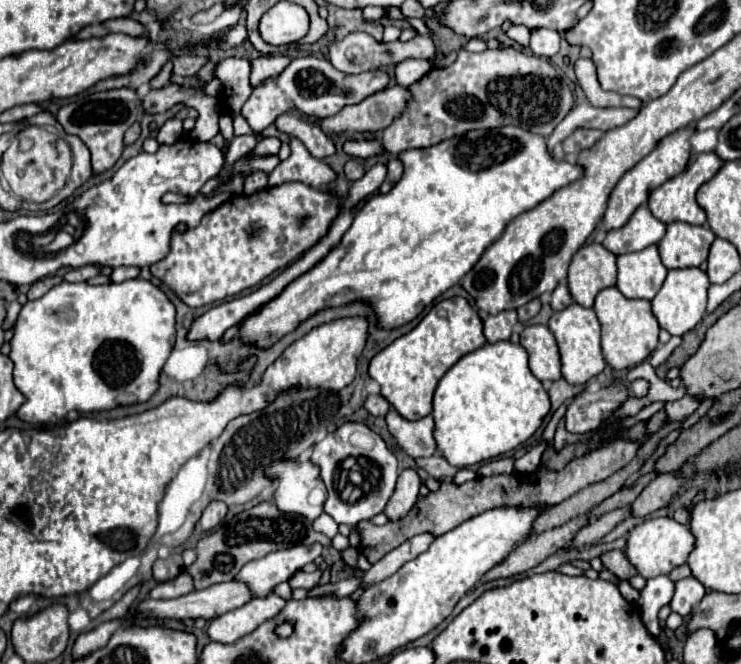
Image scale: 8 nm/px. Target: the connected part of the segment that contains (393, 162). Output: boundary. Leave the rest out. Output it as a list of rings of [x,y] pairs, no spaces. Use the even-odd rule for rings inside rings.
[[[390,158],[388,160],[388,174],[386,174],[384,184],[380,186],[380,192],[382,194],[386,194],[402,178],[402,170],[404,170],[404,166],[402,166],[402,162],[398,158]]]

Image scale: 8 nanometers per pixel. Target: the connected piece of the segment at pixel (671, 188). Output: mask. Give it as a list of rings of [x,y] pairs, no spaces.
[[[706,152],[706,154],[694,154],[692,156],[692,162],[686,166],[684,172],[680,172],[678,176],[670,178],[668,182],[664,182],[662,186],[658,186],[652,194],[650,194],[650,200],[648,200],[648,208],[650,212],[662,220],[664,224],[670,224],[670,222],[688,222],[688,224],[704,224],[706,222],[706,212],[698,206],[696,202],[696,192],[698,188],[708,182],[720,168],[722,168],[722,160],[714,154],[714,152]]]

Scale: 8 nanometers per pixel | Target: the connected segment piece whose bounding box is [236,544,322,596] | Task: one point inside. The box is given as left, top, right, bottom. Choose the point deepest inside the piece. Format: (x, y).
(262, 575)

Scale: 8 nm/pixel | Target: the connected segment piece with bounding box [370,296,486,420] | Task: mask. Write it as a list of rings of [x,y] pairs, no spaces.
[[[456,296],[440,300],[420,320],[420,324],[394,340],[370,362],[370,376],[380,384],[382,396],[398,410],[406,420],[420,420],[432,412],[432,396],[440,378],[466,354],[482,348],[486,336],[482,332],[482,320],[472,306]]]

